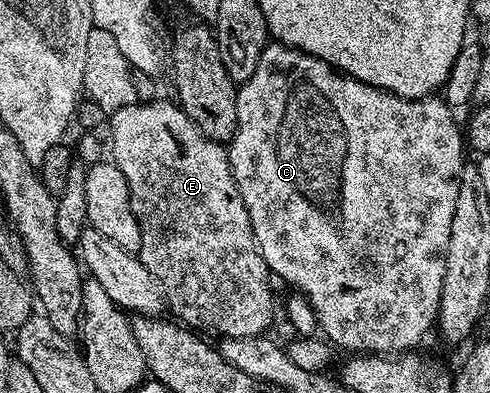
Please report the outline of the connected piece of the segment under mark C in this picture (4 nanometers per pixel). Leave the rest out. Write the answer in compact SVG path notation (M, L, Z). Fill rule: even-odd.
M267 43L264 51L260 55L260 63L256 63L256 71L252 71L252 79L241 82L238 85L238 98L236 99L236 131L228 142L228 156L230 159L230 170L236 179L236 187L240 191L240 195L244 199L244 207L248 211L248 219L252 223L252 231L254 232L254 242L258 245L258 250L262 253L262 258L271 274L275 278L278 277L282 281L287 281L291 285L291 290L297 291L312 307L314 312L314 320L317 328L320 330L321 336L329 341L331 345L339 350L350 349L354 355L401 355L409 353L422 341L422 336L429 329L435 328L438 319L438 308L440 307L440 291L444 283L444 267L446 266L446 252L448 251L448 239L452 235L452 215L456 215L456 195L458 194L458 180L462 178L462 166L464 158L462 158L462 145L464 149L464 133L454 122L456 117L455 110L446 104L441 96L431 95L429 97L417 97L416 99L408 99L407 97L398 97L395 93L389 93L383 89L372 87L368 83L358 81L354 77L343 75L333 65L329 65L326 61L321 61L319 57L308 55L299 49L293 49L291 45L279 45L277 43Z

